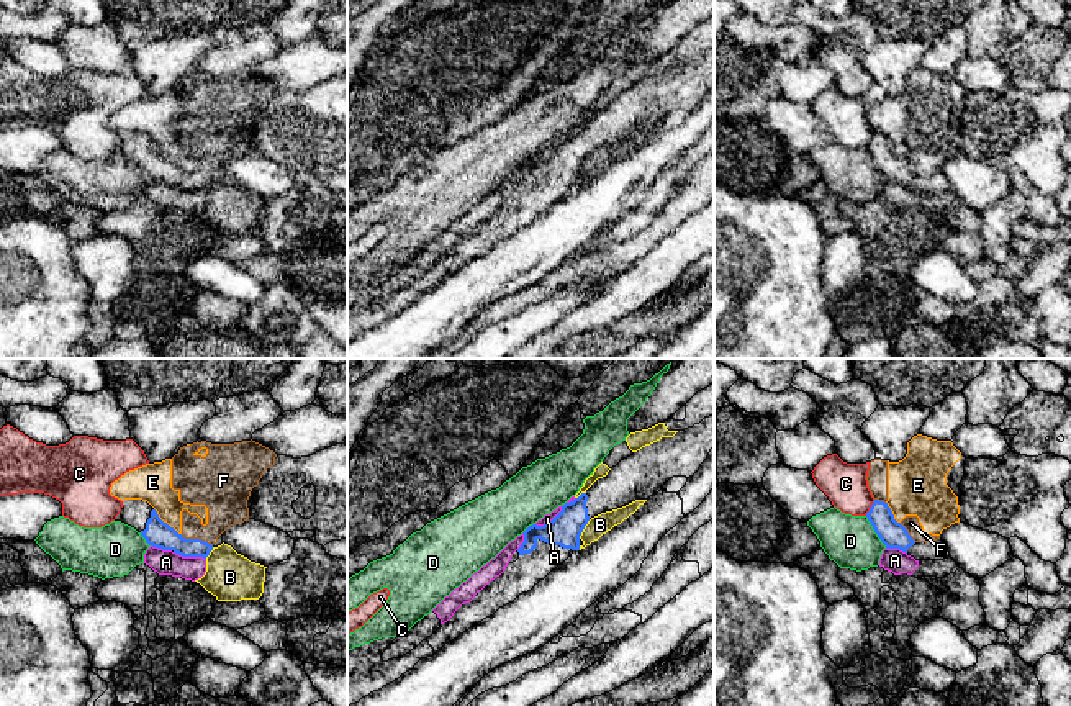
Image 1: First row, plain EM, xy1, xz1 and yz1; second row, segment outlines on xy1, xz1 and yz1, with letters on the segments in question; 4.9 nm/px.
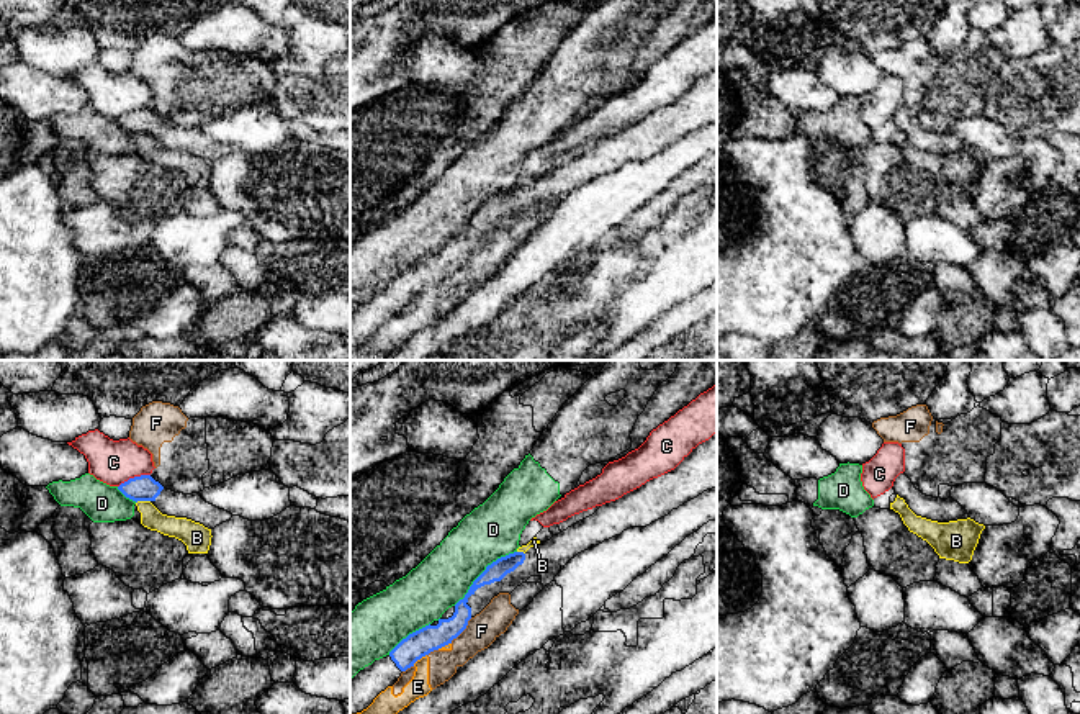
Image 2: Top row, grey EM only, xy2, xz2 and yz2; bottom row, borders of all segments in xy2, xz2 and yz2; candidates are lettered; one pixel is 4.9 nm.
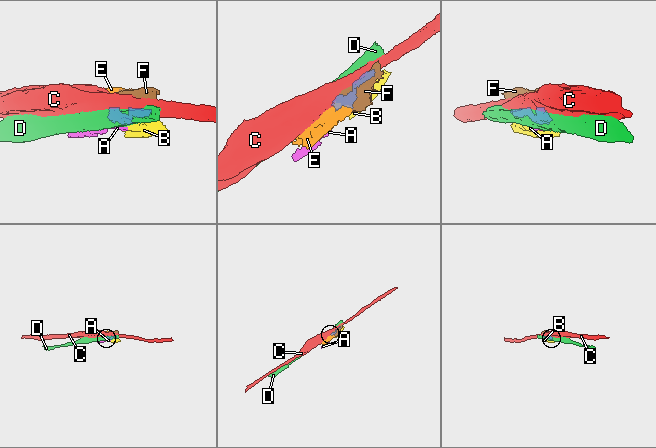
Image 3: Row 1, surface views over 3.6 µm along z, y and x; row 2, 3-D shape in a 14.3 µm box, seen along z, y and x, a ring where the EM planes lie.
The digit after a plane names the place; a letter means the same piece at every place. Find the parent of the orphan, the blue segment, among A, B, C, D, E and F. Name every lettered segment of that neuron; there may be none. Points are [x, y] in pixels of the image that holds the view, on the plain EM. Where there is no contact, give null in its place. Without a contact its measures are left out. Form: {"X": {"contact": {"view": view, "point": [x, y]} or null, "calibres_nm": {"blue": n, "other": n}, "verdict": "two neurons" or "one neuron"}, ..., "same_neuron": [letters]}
{"A": {"contact": {"view": "xy1", "point": [190, 189]}, "calibres_nm": {"blue": 130, "other": 130}, "verdict": "two neurons"}, "B": {"contact": {"view": "xz1", "point": [583, 161]}, "calibres_nm": {"blue": 160, "other": 100}, "verdict": "two neurons"}, "C": {"contact": {"view": "xy2", "point": [134, 110]}, "calibres_nm": {"blue": 130, "other": 220}, "verdict": "two neurons"}, "D": {"contact": {"view": "xz2", "point": [483, 205]}, "calibres_nm": {"blue": 90, "other": 280}, "verdict": "two neurons"}, "E": {"contact": {"view": "xy1", "point": [166, 156]}, "calibres_nm": {"blue": 130, "other": 190}, "verdict": "two neurons"}, "F": {"contact": {"view": "xy1", "point": [197, 172]}, "calibres_nm": {"blue": 130, "other": 200}, "verdict": "two neurons"}, "same_neuron": []}

